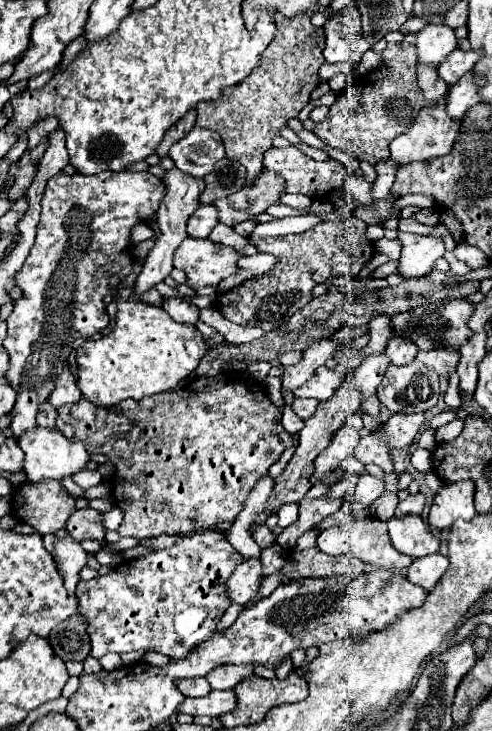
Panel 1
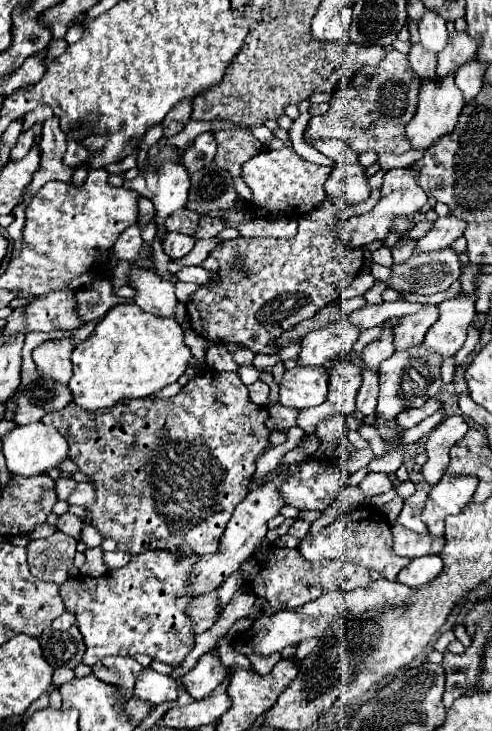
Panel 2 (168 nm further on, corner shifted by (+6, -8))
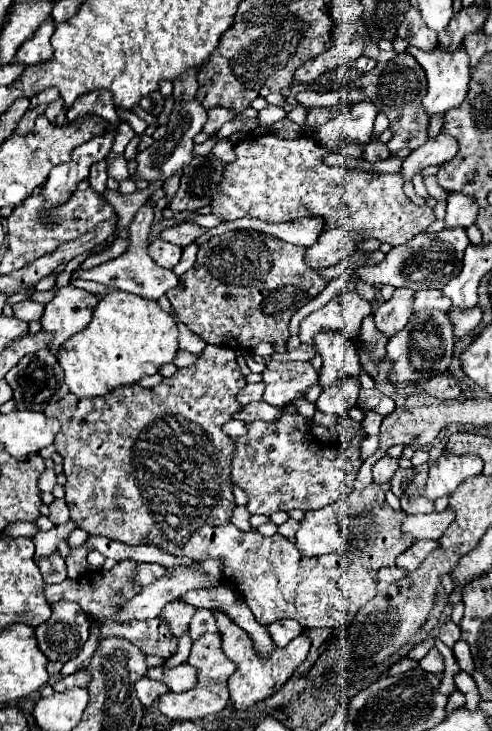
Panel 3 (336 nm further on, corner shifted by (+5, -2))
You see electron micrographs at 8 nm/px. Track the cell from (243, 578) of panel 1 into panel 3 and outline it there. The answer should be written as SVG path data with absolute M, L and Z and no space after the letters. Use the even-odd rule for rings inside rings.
M173 601L161 609L161 619L165 619L165 623L169 623L169 631L173 631L173 635L181 637L187 631L189 621L195 615L195 611L197 609L187 603Z

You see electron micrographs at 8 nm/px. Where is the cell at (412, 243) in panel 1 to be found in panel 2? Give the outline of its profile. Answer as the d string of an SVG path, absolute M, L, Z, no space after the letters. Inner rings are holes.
M448 215L442 219L436 219L432 229L420 237L414 245L412 253L428 253L428 251L440 251L450 247L460 235L464 233L464 221Z

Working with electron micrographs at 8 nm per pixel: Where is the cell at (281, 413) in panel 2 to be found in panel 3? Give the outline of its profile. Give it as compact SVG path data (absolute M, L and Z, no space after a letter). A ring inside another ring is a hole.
M265 401L243 405L241 411L233 415L233 419L241 419L241 421L275 421L279 417L281 417L281 407L273 407Z

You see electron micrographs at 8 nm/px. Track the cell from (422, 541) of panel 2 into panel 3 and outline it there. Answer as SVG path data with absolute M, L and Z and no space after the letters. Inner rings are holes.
M447 507L441 513L429 513L429 515L409 515L403 523L403 531L411 533L413 539L441 539L443 531L453 521L453 509Z

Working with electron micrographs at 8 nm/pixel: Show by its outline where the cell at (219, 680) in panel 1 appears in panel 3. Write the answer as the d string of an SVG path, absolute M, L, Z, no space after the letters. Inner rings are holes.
M181 663L177 667L149 667L145 677L149 679L155 679L155 681L163 681L169 691L173 693L183 693L183 691L189 691L191 687L195 687L197 683L197 671L195 667L191 667L189 663Z

